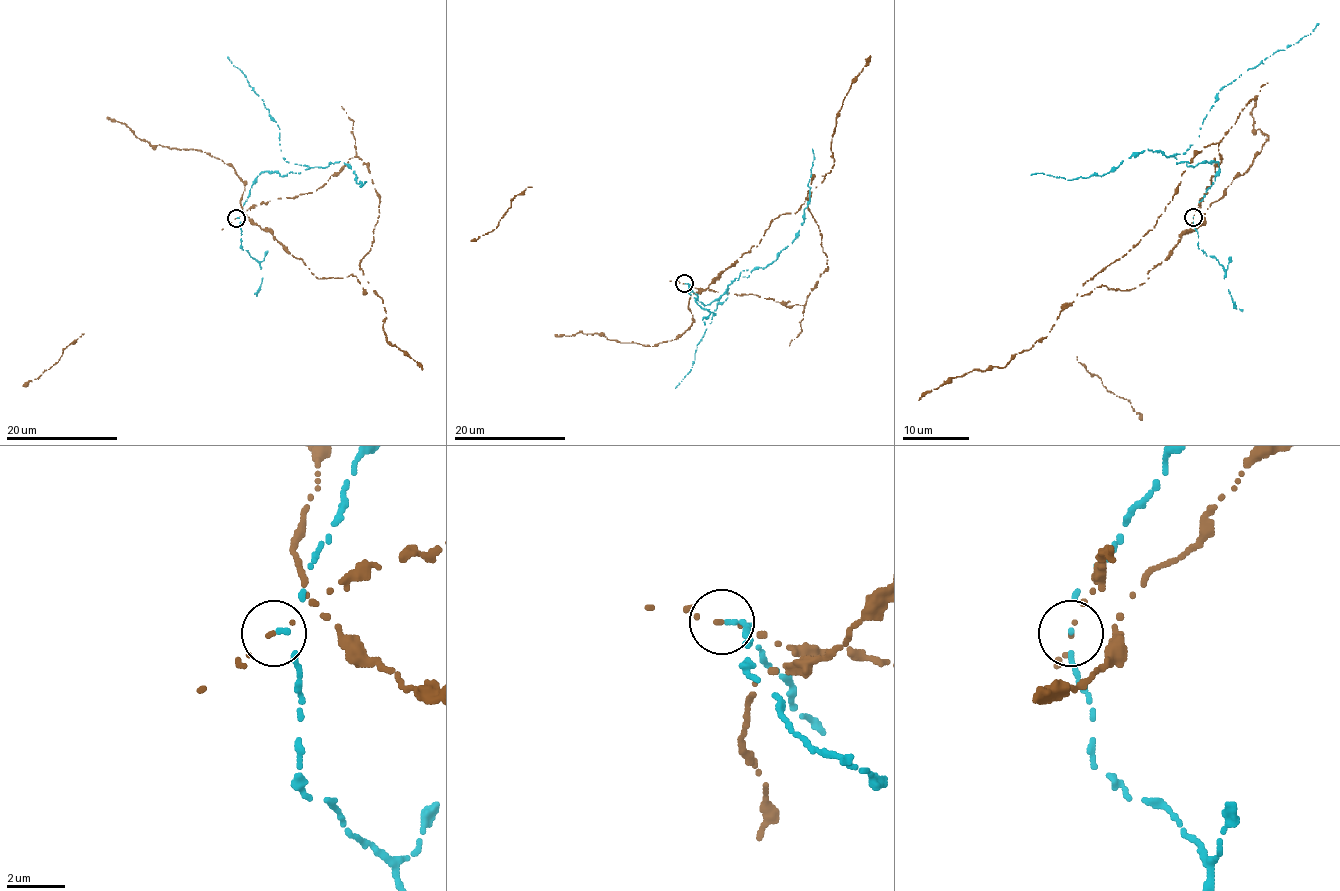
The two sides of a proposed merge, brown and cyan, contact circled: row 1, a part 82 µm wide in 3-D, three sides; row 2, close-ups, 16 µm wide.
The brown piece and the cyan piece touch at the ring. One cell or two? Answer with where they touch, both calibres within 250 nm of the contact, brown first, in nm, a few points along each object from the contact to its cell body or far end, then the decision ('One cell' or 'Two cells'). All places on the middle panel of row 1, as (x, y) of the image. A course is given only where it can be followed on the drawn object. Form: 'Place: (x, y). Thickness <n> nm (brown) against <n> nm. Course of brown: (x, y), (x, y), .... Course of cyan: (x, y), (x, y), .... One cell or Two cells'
Place: (684, 283). Thickness 100 nm (brown) against 100 nm. Course of brown: (684, 283), (705, 290), (773, 219), (804, 204), (811, 180), (831, 170), (836, 113), (869, 55). Course of cyan: (684, 283), (705, 305), (740, 272), (755, 269), (732, 280), (697, 346), (691, 369), (675, 387). Two cells

